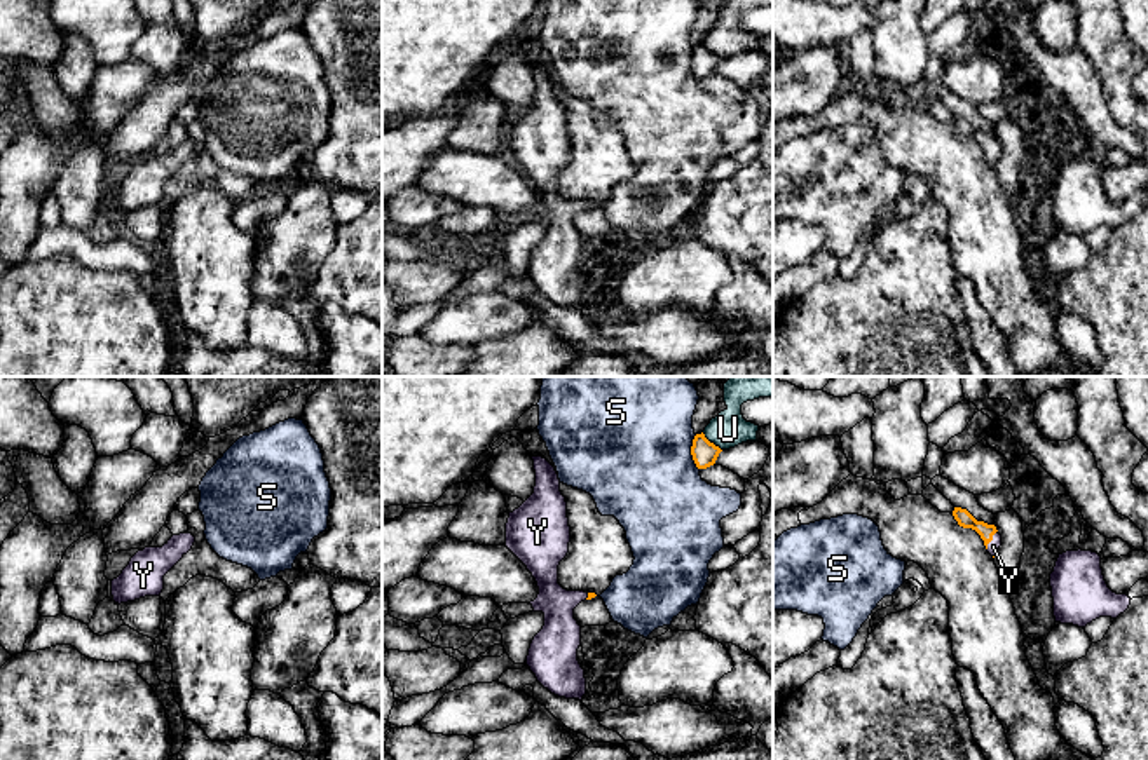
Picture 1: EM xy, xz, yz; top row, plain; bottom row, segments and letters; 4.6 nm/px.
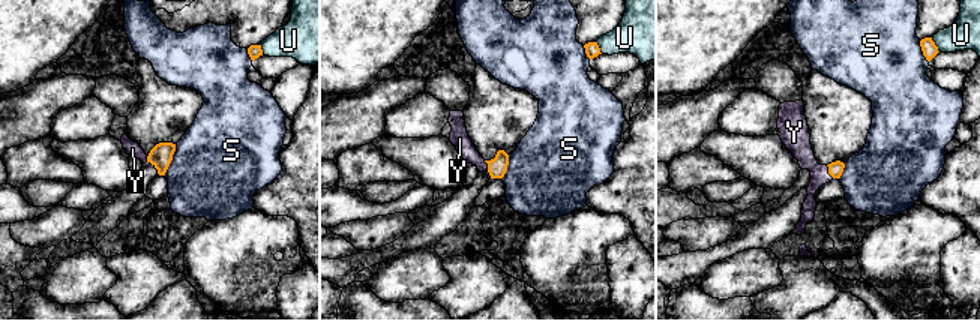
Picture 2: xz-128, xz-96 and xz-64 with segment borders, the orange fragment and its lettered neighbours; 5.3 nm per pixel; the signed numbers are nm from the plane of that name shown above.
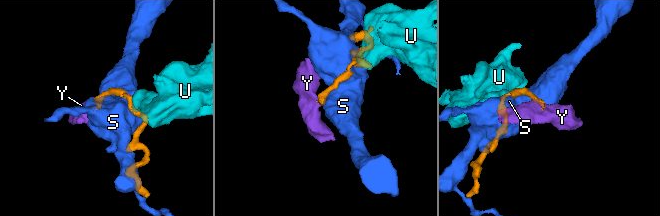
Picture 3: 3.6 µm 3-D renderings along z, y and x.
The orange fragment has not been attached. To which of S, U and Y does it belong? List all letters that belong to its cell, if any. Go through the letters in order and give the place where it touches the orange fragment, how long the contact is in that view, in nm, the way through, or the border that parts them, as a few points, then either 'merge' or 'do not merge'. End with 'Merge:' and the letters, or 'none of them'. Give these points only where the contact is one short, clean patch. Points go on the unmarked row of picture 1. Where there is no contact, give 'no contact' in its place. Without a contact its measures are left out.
S: contact xz (691, 61); length 170 nm; do not merge
U: contact xz (712, 53); length 130 nm; border xz (702, 42), (721, 60); do not merge
Y: contact yz (991, 149); length 100 nm; way yz (963, 128), (977, 135), (991, 149), (993, 156); merge
Merge: Y

